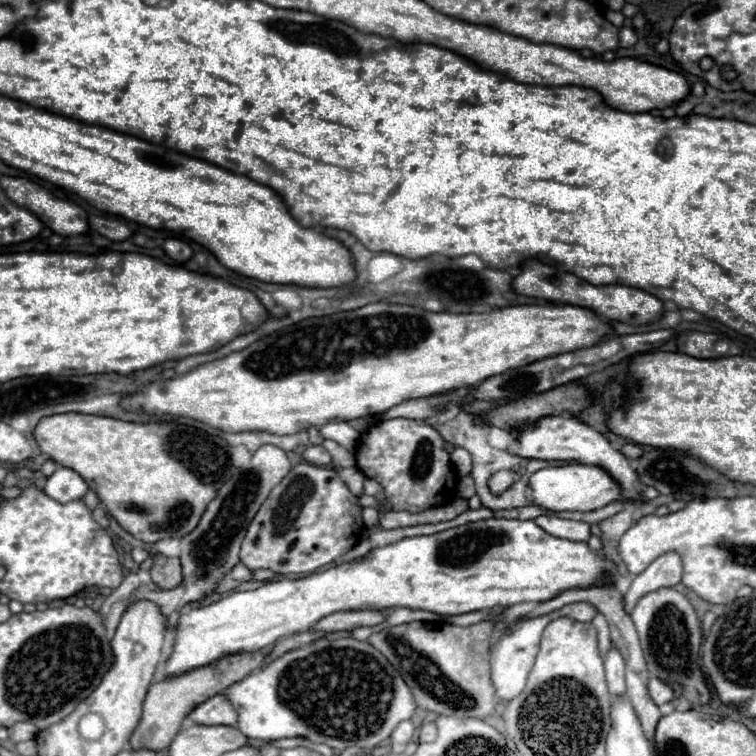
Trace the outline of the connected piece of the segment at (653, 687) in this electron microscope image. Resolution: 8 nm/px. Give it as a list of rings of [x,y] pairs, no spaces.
[[[656,677],[650,679],[648,691],[650,691],[650,697],[652,697],[652,701],[654,701],[656,705],[664,705],[664,703],[672,701],[672,697],[674,697],[674,693],[670,691],[670,687],[666,687],[666,683],[662,683],[662,681],[656,679]]]

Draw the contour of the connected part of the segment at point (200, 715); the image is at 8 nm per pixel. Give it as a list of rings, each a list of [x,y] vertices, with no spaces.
[[[214,695],[208,701],[196,705],[188,719],[196,725],[236,725],[234,707],[230,707],[230,701],[224,695]]]

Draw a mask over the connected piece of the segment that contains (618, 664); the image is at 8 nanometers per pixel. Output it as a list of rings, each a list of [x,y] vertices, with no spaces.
[[[612,645],[612,649],[604,657],[604,669],[606,669],[606,681],[612,695],[622,695],[626,691],[624,685],[624,657],[622,653]]]

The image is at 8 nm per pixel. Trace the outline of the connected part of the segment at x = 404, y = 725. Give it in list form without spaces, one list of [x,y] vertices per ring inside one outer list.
[[[402,721],[402,723],[394,729],[392,741],[394,741],[394,743],[408,743],[408,741],[412,741],[414,731],[416,731],[416,725],[414,725],[412,721]]]

